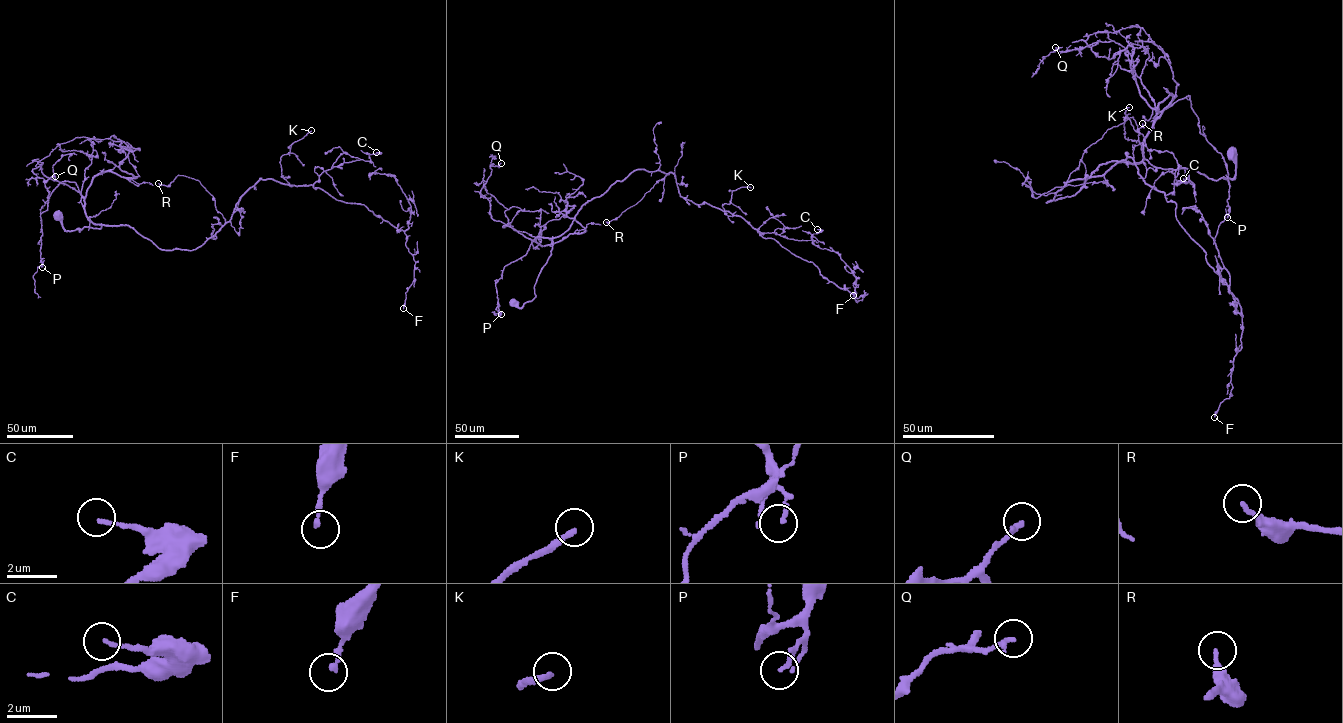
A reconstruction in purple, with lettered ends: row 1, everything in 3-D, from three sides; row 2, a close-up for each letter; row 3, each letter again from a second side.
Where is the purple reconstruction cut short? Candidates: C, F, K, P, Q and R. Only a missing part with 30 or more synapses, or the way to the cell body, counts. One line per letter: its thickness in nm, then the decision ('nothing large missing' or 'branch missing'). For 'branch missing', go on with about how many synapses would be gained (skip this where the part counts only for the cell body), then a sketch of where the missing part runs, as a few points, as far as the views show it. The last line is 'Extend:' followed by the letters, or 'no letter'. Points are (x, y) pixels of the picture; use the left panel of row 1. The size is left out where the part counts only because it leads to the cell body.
C: calibre 130 nm; nothing large missing
F: calibre 200 nm; nothing large missing
K: calibre 240 nm; branch missing; 50 synapses
P: calibre 100 nm; nothing large missing
Q: calibre 200 nm; nothing large missing
R: calibre 220 nm; nothing large missing
Extend: K

